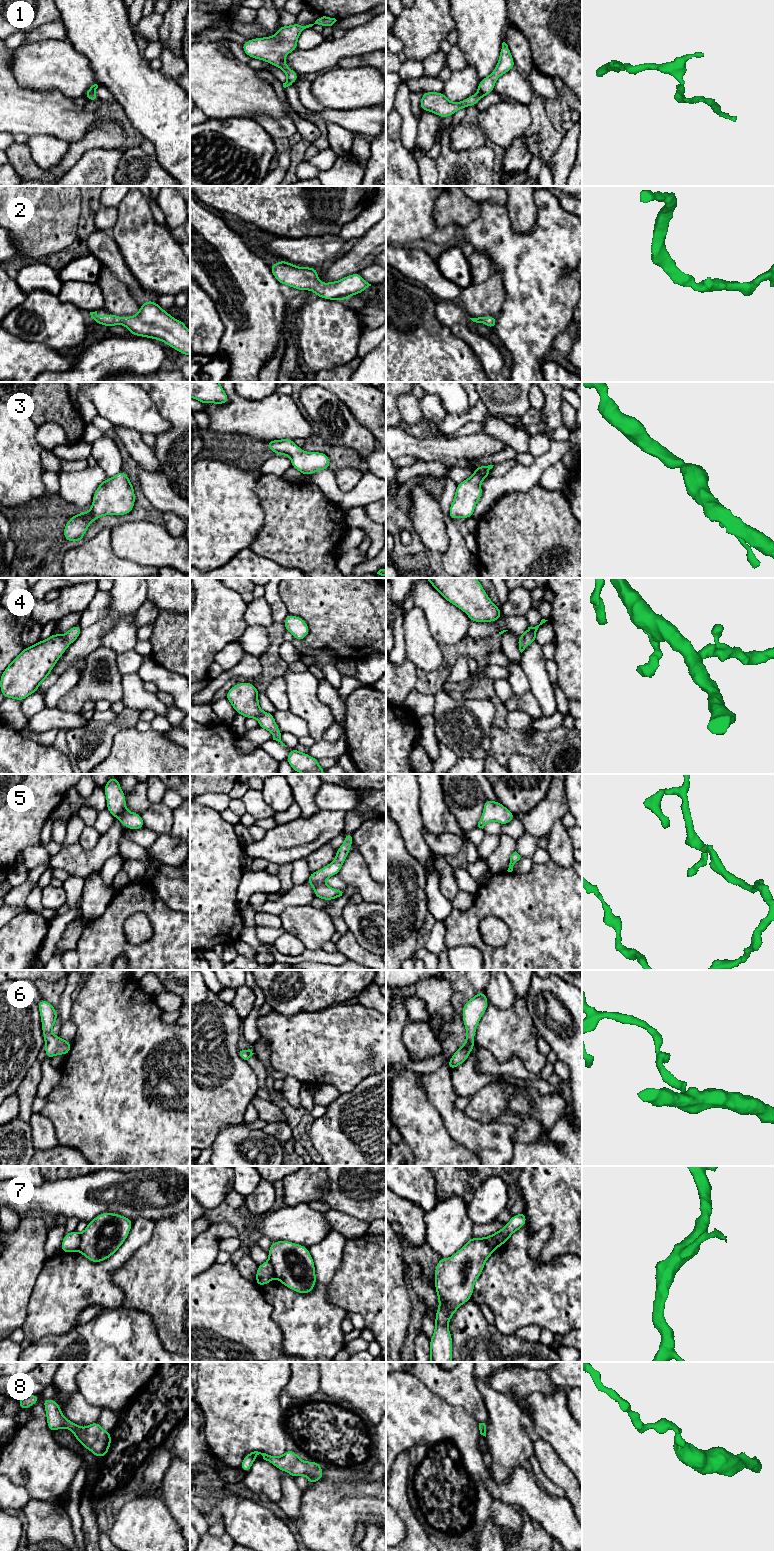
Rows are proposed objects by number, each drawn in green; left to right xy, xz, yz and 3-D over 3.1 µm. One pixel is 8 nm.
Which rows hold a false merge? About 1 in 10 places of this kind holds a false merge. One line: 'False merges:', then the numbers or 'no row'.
False merges: no row

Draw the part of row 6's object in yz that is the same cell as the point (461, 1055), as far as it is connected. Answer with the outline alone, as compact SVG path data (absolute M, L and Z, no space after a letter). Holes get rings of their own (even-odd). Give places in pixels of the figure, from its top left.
M484 992L476 993L473 998L464 1004L462 1017L466 1028L466 1041L450 1058L447 1066L451 1071L469 1058L471 1050L475 1047L474 1035L476 1033L476 1027L488 1005Z

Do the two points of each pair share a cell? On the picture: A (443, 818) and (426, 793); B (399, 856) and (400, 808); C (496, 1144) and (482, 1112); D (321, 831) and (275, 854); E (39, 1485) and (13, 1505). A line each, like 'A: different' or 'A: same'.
A: same
B: different
C: different
D: same
E: different

